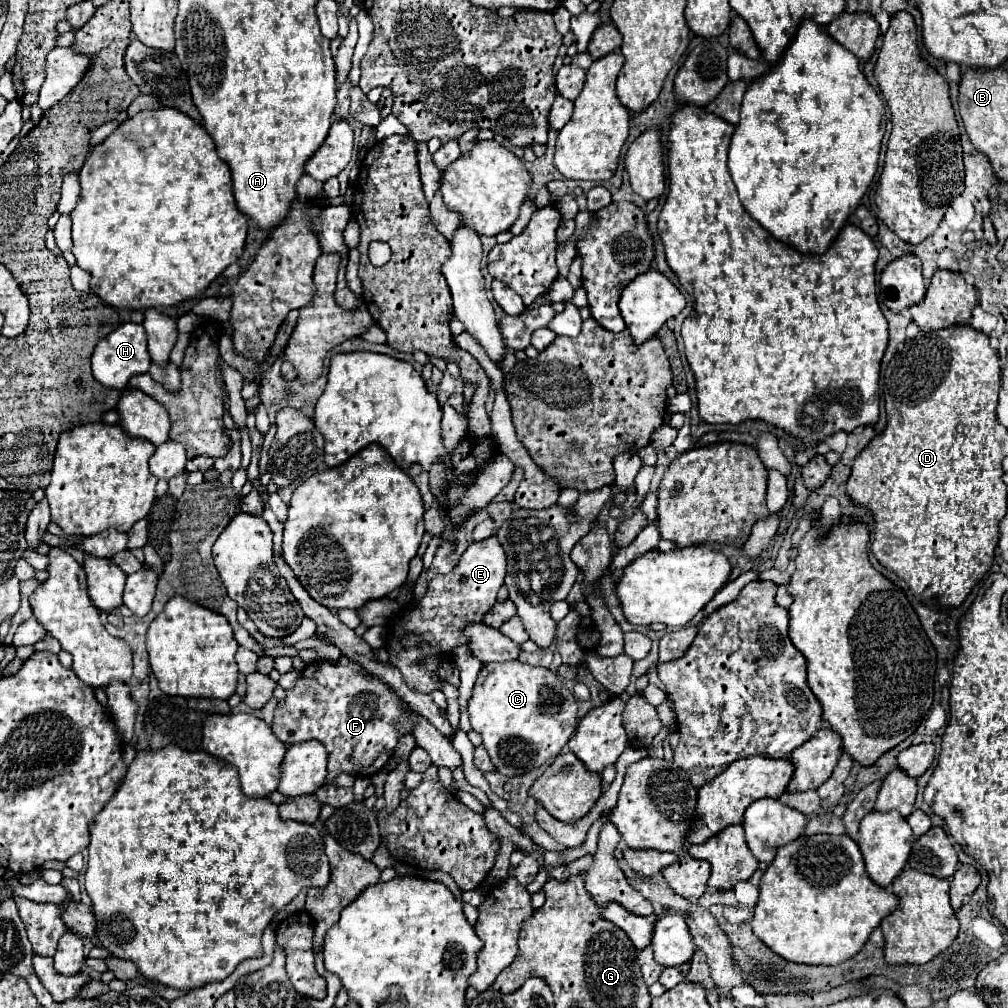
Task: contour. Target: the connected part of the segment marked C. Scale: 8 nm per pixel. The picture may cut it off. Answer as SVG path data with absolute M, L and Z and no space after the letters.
M520 661L496 663L496 669L486 673L484 685L474 685L468 713L472 729L482 735L496 771L506 777L530 773L560 755L578 725L576 697L564 681L546 667L532 667Z

